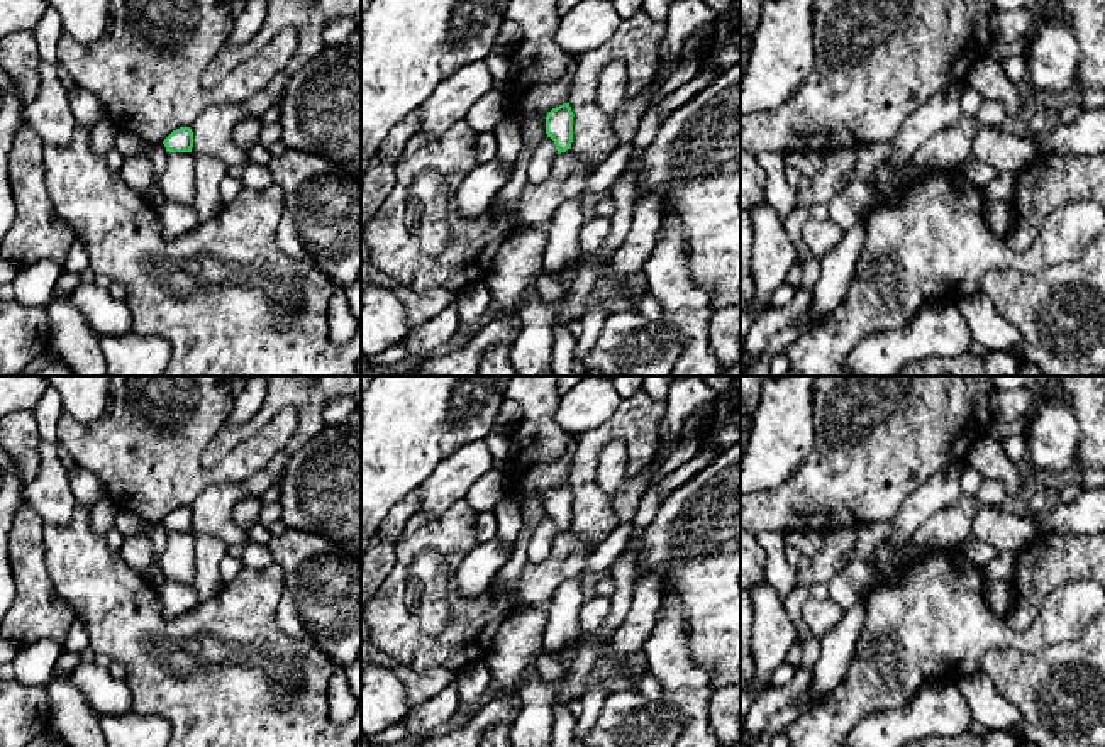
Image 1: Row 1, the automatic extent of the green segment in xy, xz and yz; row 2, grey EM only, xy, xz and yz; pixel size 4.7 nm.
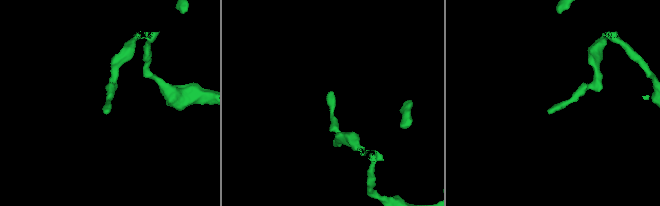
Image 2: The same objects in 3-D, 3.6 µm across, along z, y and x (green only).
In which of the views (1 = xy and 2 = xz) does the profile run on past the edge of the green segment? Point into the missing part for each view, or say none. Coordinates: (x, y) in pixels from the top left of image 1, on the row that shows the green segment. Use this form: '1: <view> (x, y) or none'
1: none
2: none

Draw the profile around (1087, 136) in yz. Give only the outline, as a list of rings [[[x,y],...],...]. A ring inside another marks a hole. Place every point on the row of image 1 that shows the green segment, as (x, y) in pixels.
[[[1105,107],[1083,110],[1074,124],[1046,130],[1042,151],[1085,156],[1105,151]]]

